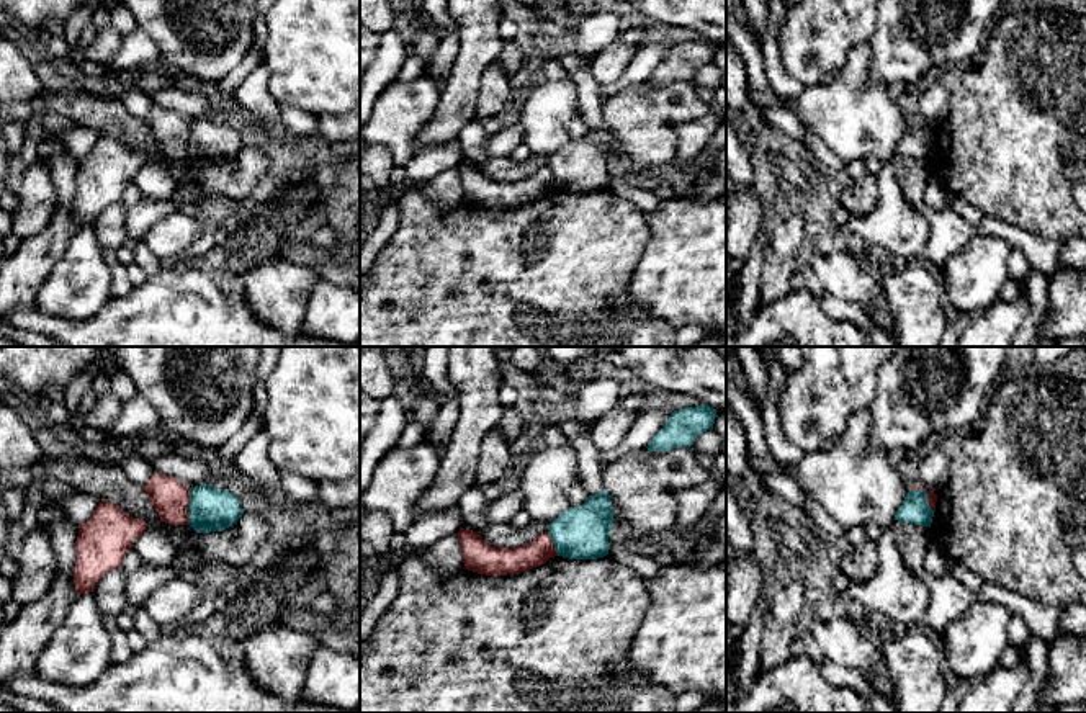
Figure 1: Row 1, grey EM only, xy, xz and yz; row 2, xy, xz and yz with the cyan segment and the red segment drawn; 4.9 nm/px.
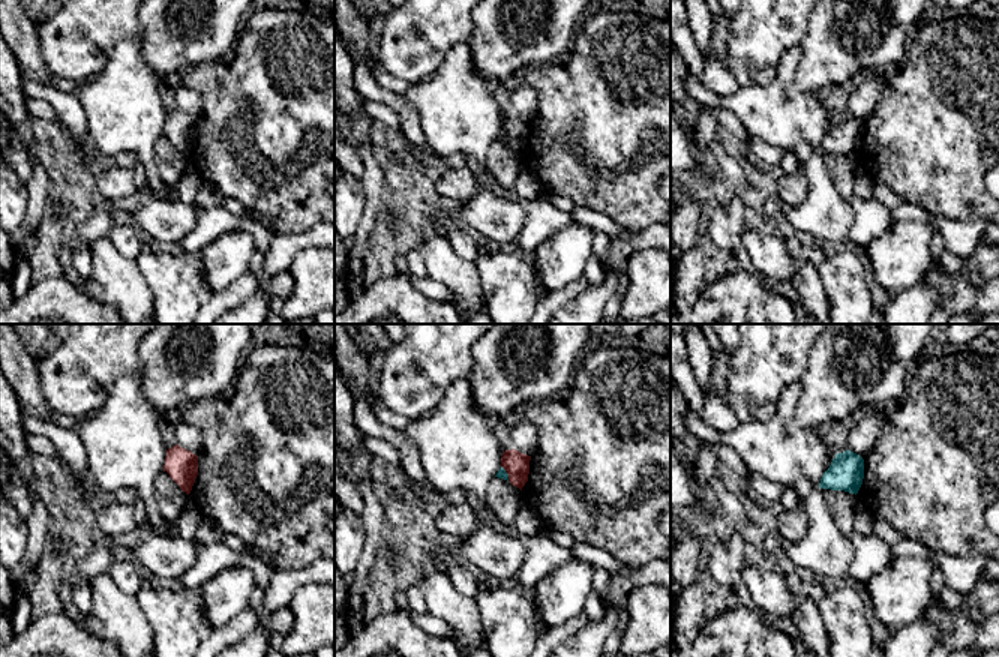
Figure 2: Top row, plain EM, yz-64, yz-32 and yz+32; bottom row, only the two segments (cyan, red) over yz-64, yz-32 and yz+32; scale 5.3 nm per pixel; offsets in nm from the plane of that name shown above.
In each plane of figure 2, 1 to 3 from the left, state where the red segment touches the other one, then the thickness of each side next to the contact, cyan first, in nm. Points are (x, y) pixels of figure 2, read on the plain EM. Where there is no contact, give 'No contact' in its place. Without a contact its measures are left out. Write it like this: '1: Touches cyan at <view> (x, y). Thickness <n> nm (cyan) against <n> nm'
1: No contact
2: Touches cyan at yz-32 (506, 137). Thickness 50 nm (cyan) against 140 nm
3: No contact

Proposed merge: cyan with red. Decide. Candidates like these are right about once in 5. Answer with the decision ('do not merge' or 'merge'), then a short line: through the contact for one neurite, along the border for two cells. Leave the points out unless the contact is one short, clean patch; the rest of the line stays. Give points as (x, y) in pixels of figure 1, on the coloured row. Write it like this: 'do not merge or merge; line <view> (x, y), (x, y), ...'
do not merge; line xy (192, 489), (187, 524)

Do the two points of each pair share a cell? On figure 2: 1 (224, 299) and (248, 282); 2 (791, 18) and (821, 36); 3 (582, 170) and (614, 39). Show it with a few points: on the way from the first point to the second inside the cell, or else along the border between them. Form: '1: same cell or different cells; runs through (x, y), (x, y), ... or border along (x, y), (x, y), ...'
1: same cell; runs through (230, 299), (242, 288)
2: different cells; border along (809, 15), (809, 27), (798, 44)
3: same cell; runs through (603, 137), (614, 117), (614, 72)

